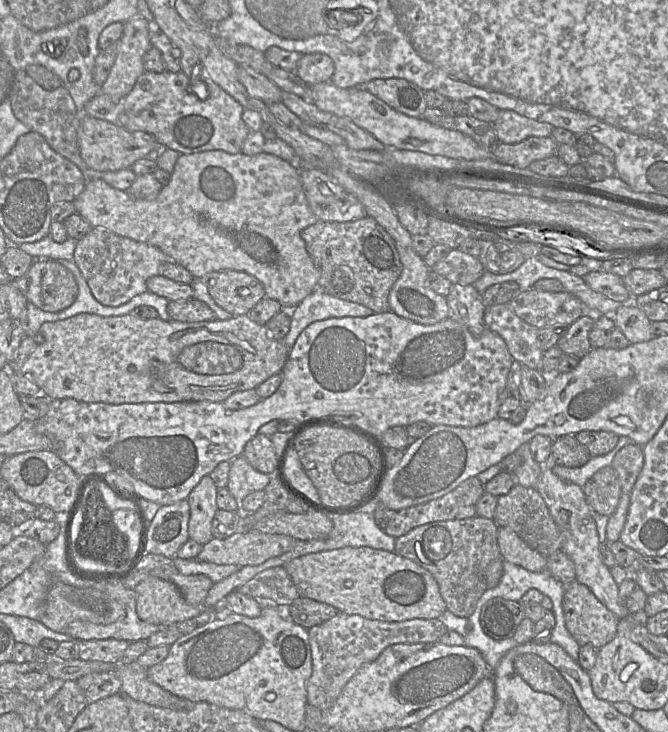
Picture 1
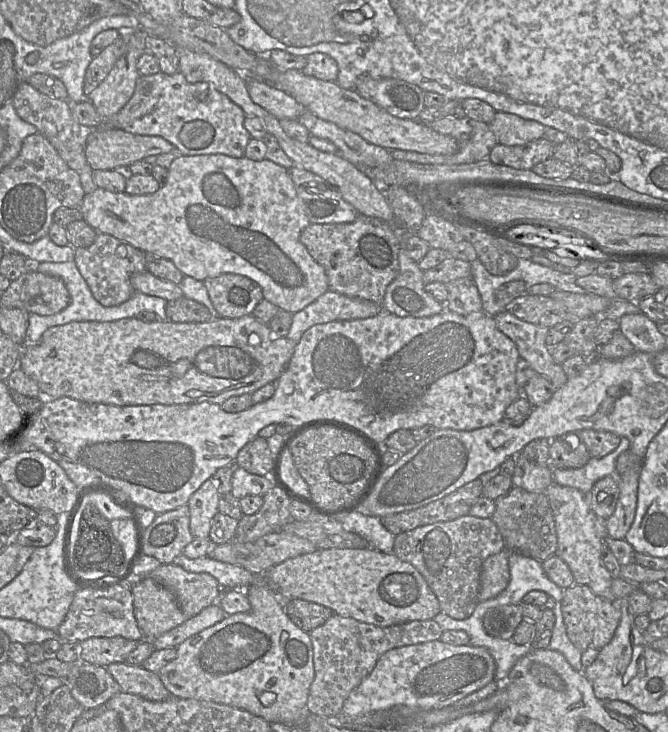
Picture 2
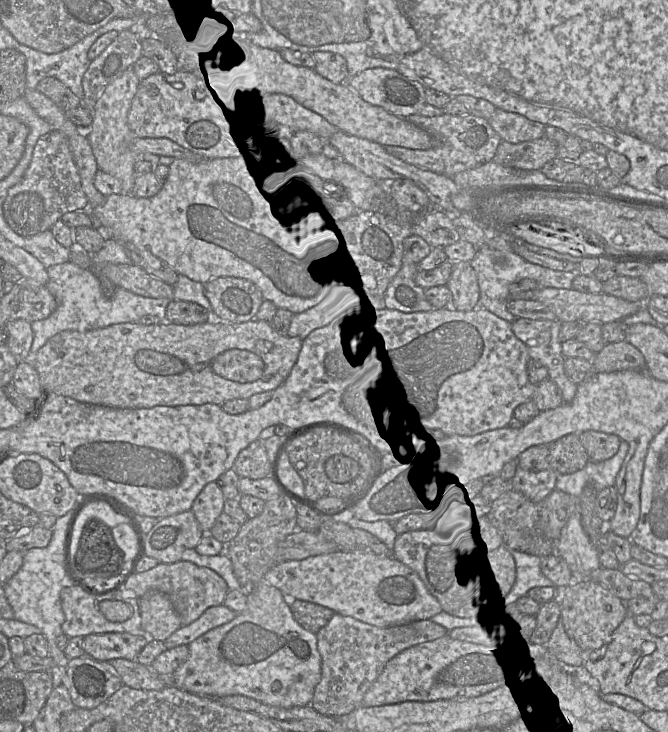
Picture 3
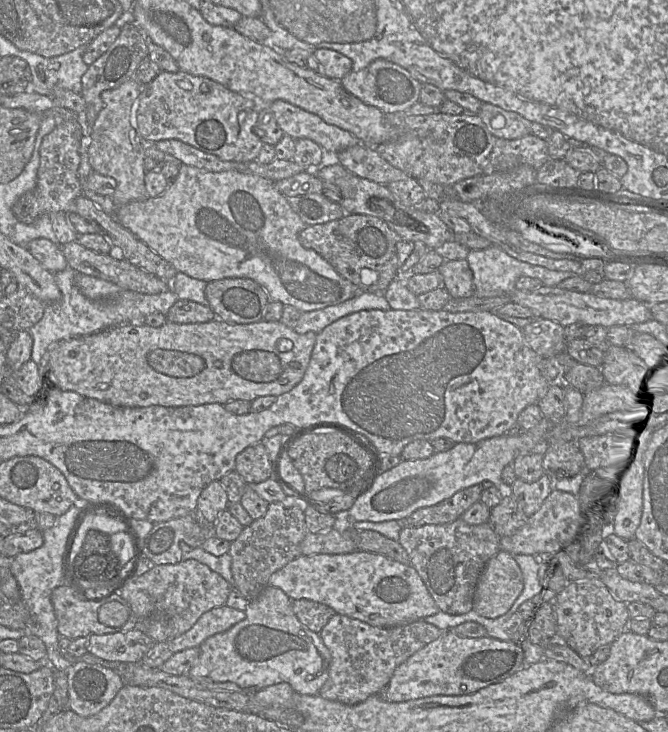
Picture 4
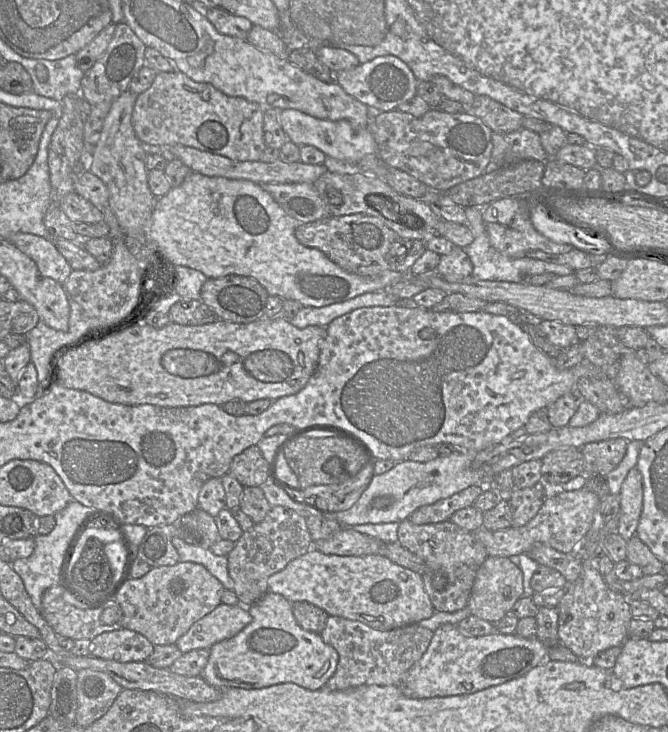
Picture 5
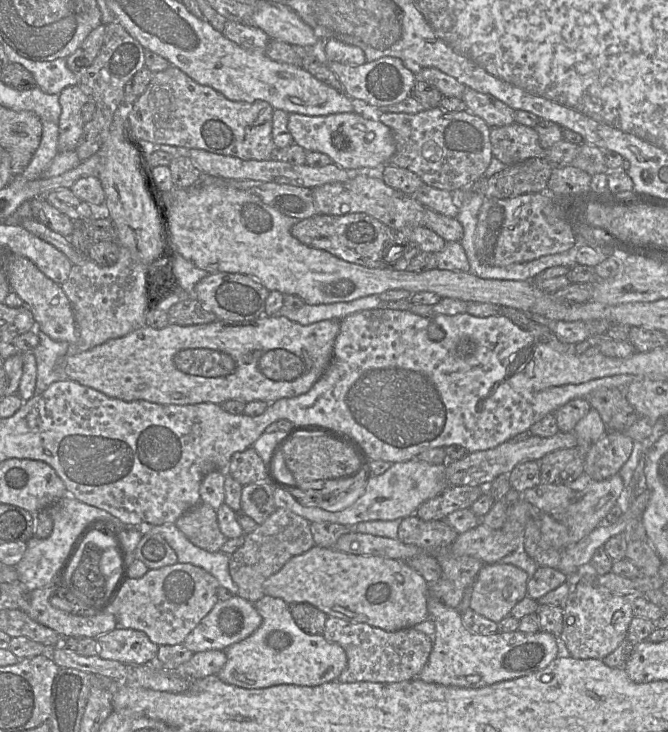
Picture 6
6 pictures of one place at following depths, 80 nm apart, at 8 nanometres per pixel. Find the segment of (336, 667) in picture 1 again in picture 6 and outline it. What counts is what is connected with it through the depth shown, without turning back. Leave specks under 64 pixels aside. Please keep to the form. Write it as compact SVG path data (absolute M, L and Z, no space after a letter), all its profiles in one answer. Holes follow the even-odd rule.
M330 616L327 617L322 636L340 645L347 655L347 667L336 680L341 683L396 683L411 680L422 671L432 650L432 637L414 627L385 631L366 623L350 623Z

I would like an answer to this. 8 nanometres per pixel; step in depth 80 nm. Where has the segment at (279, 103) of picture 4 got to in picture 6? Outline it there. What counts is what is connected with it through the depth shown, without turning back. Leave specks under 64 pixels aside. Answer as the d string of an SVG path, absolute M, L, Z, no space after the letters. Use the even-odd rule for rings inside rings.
M356 112L337 113L327 116L309 116L290 113L288 130L294 143L305 151L328 155L334 164L353 175L366 170L381 169L387 165L396 151L391 129L379 120L364 117Z

